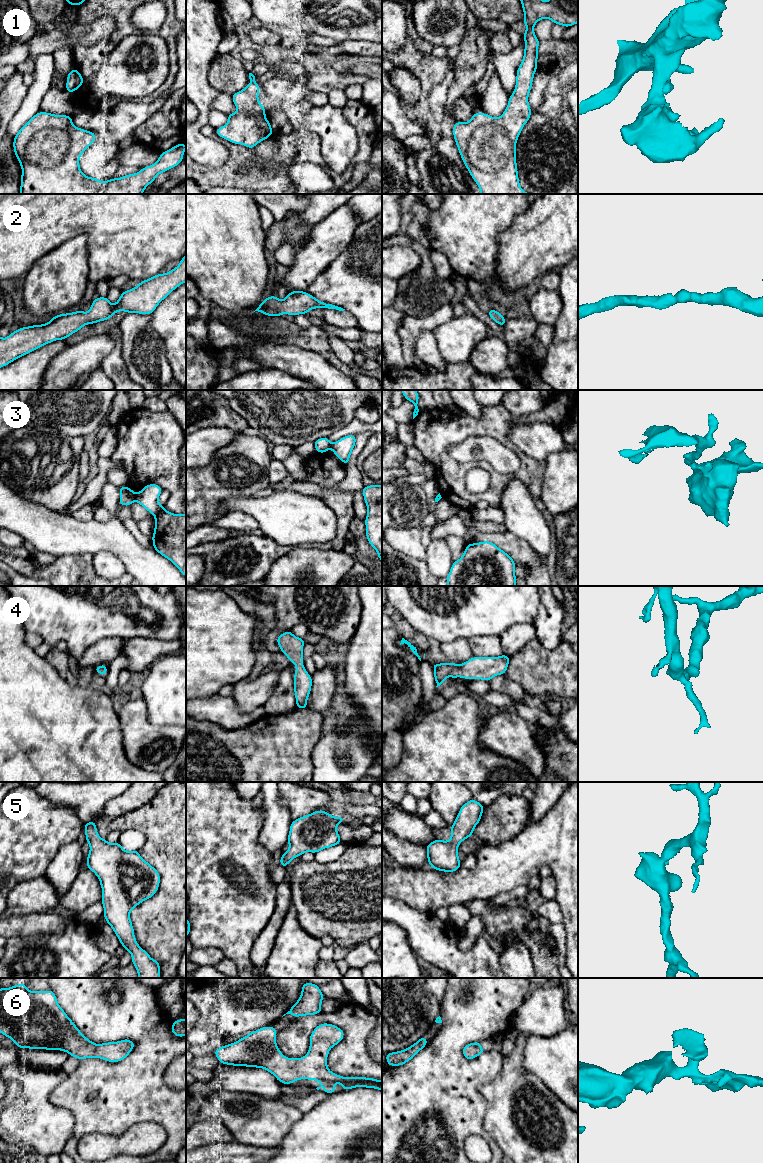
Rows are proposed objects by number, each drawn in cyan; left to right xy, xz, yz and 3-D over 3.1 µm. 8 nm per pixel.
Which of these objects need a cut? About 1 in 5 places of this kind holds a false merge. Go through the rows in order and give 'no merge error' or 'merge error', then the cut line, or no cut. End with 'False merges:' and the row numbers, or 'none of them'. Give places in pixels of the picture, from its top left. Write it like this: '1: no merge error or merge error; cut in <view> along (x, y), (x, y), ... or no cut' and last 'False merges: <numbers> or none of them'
1: no merge error; no cut
2: no merge error; no cut
3: merge error; cut in xy along (136, 493), (134, 499)
4: no merge error; no cut
5: no merge error; no cut
6: no merge error; no cut
False merges: 3

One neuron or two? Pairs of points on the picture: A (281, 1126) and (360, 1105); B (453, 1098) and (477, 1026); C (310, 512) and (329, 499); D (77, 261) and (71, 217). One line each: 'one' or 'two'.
A: two
B: one
C: two
D: two

